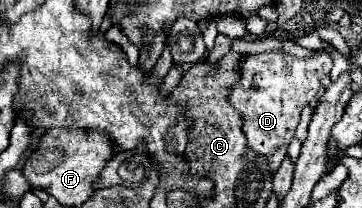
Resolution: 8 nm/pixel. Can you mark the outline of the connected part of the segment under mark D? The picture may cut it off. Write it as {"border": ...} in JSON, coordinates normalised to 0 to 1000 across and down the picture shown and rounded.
{"border":[[[749,245],[721,264],[682,264],[666,313],[666,389],[633,447],[638,505],[671,563],[671,639],[682,697],[738,745],[749,822],[765,822],[787,764],[793,707],[815,659],[831,524],[870,476],[887,428],[892,370],[914,341],[920,284],[898,245],[870,245],[859,274],[804,274],[782,245]]]}

